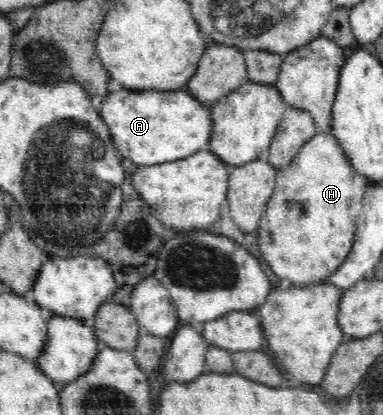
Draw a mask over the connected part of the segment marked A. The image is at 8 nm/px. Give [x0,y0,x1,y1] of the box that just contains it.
[102,86,212,167]

